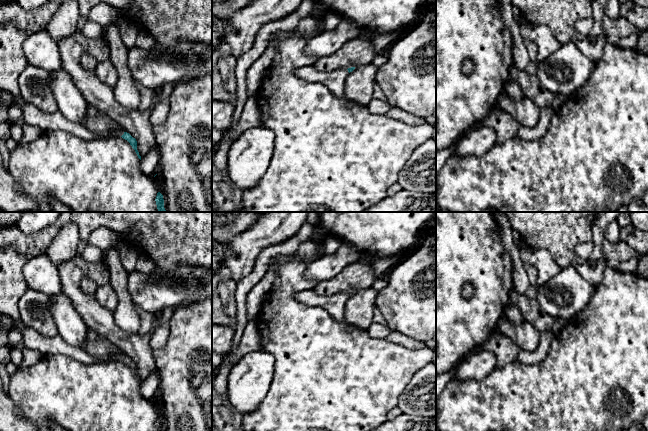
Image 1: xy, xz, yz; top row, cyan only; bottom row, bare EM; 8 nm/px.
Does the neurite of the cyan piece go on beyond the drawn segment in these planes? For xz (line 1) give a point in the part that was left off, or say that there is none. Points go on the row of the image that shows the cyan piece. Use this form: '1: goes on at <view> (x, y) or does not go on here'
1: does not go on here

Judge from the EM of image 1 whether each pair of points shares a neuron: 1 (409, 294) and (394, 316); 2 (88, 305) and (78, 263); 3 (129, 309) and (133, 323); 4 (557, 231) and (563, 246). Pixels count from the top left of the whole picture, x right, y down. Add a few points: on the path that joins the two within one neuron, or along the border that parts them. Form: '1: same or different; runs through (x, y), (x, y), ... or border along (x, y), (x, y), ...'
1: same; runs through (409, 299), (399, 311)
2: same; runs through (78, 295), (75, 292), (75, 273)
3: same; runs through (129, 312), (130, 320)
4: same; runs through (559, 235), (560, 242)

